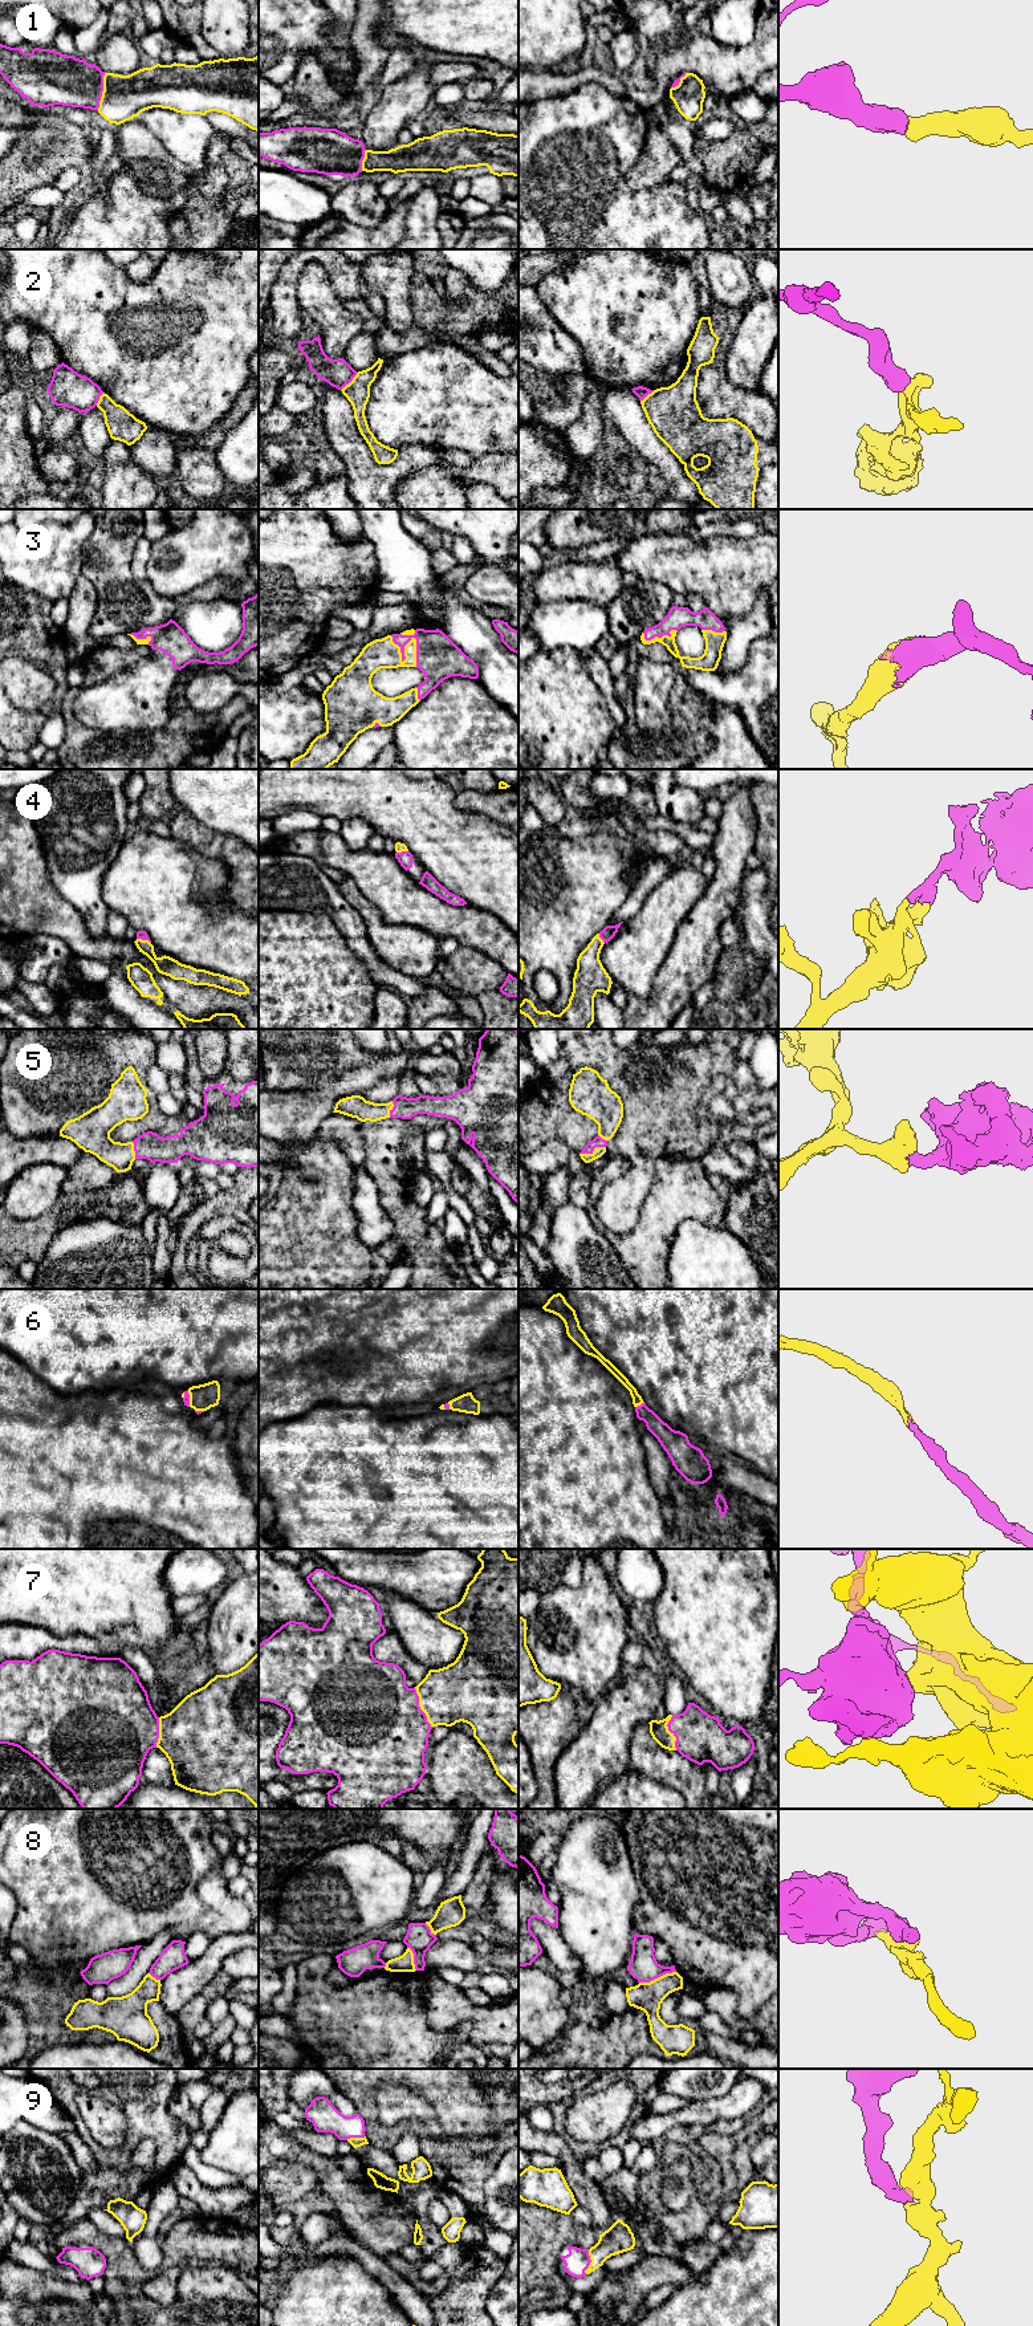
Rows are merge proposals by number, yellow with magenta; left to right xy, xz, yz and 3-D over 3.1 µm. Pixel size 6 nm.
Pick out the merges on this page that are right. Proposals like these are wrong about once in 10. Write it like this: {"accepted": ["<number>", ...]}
{"accepted": ["1", "3", "4", "5", "6", "7", "9"]}

